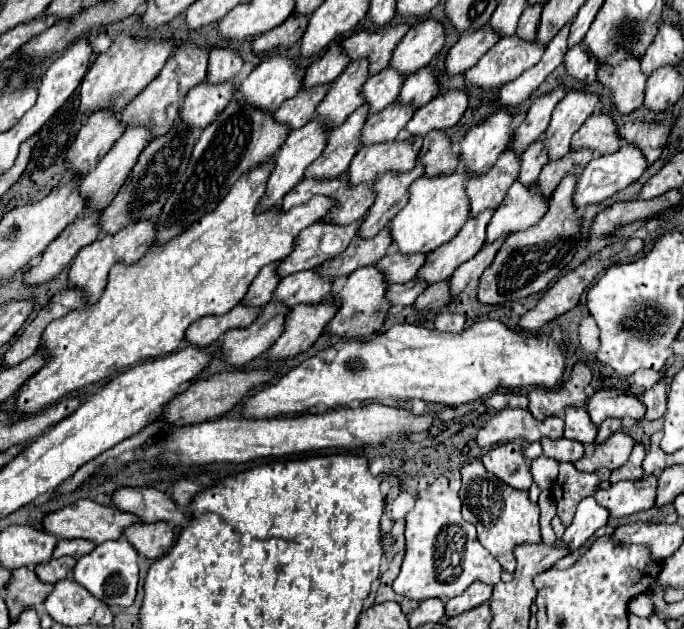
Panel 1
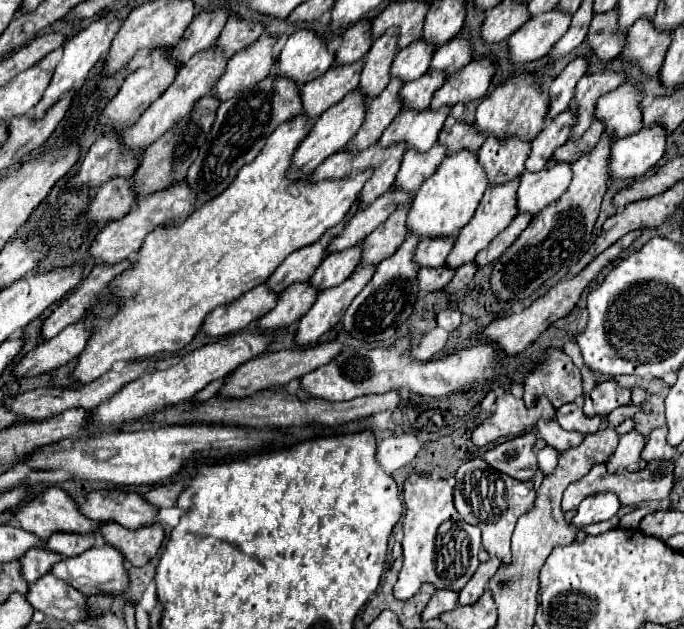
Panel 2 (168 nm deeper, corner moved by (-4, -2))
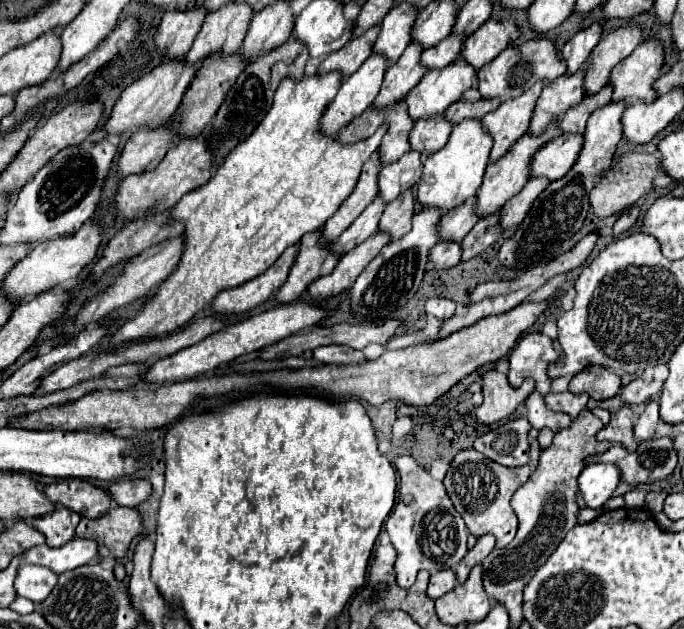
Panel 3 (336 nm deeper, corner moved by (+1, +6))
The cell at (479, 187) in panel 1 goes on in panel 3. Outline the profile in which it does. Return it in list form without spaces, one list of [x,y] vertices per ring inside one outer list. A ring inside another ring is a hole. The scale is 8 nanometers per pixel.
[[[535,84],[535,88],[523,92],[523,96],[515,100],[503,102],[495,112],[487,114],[481,124],[483,128],[491,134],[493,138],[493,148],[491,148],[491,162],[501,160],[511,146],[527,132],[535,102],[541,94],[543,84]]]

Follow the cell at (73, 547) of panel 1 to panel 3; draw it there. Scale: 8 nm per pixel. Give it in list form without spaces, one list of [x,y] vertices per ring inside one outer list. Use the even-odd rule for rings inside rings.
[[[57,508],[51,512],[51,516],[41,516],[39,520],[33,520],[33,528],[45,534],[47,546],[63,546],[75,538],[75,528],[79,524],[81,516],[77,512],[71,512],[69,508]]]

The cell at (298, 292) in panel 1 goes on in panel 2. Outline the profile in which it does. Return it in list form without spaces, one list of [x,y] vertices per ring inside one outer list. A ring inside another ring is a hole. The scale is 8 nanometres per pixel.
[[[360,244],[346,248],[344,252],[328,254],[324,264],[310,278],[310,284],[318,290],[326,290],[326,288],[342,284],[356,270],[356,266],[360,264],[360,258],[362,258],[362,246]]]

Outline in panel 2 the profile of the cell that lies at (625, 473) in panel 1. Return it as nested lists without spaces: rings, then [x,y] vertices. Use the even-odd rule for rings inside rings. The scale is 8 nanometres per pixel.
[[[632,430],[632,432],[628,432],[628,434],[622,434],[616,452],[614,452],[614,454],[610,456],[610,460],[606,462],[608,472],[616,472],[618,468],[636,472],[636,470],[644,468],[646,462],[644,462],[642,456],[640,456],[644,444],[646,444],[646,438],[644,438],[638,430]]]

